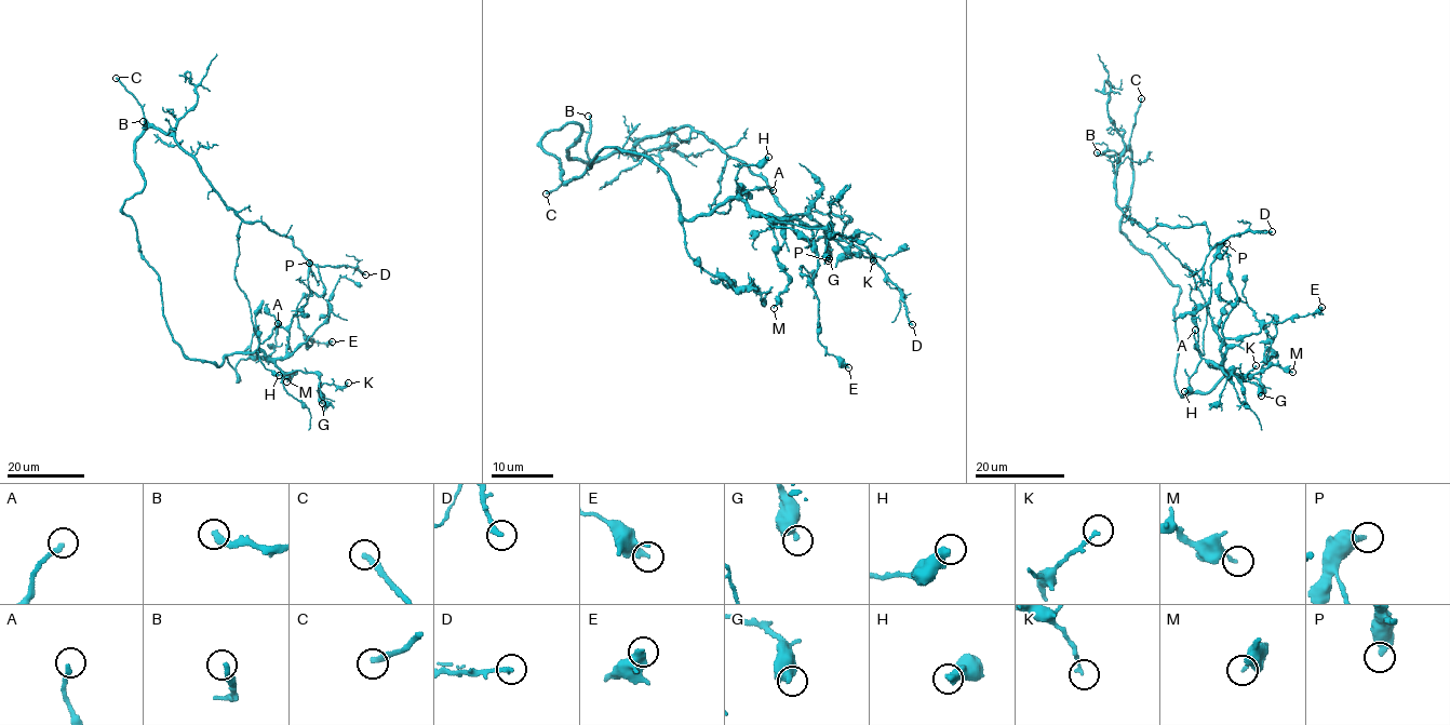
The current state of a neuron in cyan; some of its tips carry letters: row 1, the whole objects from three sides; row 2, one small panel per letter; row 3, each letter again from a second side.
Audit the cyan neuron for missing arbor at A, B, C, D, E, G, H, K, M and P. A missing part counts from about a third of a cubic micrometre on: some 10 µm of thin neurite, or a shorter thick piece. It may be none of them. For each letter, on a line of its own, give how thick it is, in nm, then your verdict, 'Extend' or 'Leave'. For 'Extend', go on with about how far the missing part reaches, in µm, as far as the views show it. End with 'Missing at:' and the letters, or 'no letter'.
A: Thickness 240 nm. Leave
B: Thickness 260 nm. Extend. Missing length about 60 µm
C: Thickness 260 nm. Extend. Missing length about 120 µm
D: Thickness 240 nm. Leave
E: Thickness 280 nm. Leave
G: Thickness 500 nm. Leave
H: Thickness 500 nm. Leave
K: Thickness 170 nm. Leave
M: Thickness 150 nm. Leave
P: Thickness 440 nm. Leave
Missing at: B, C

